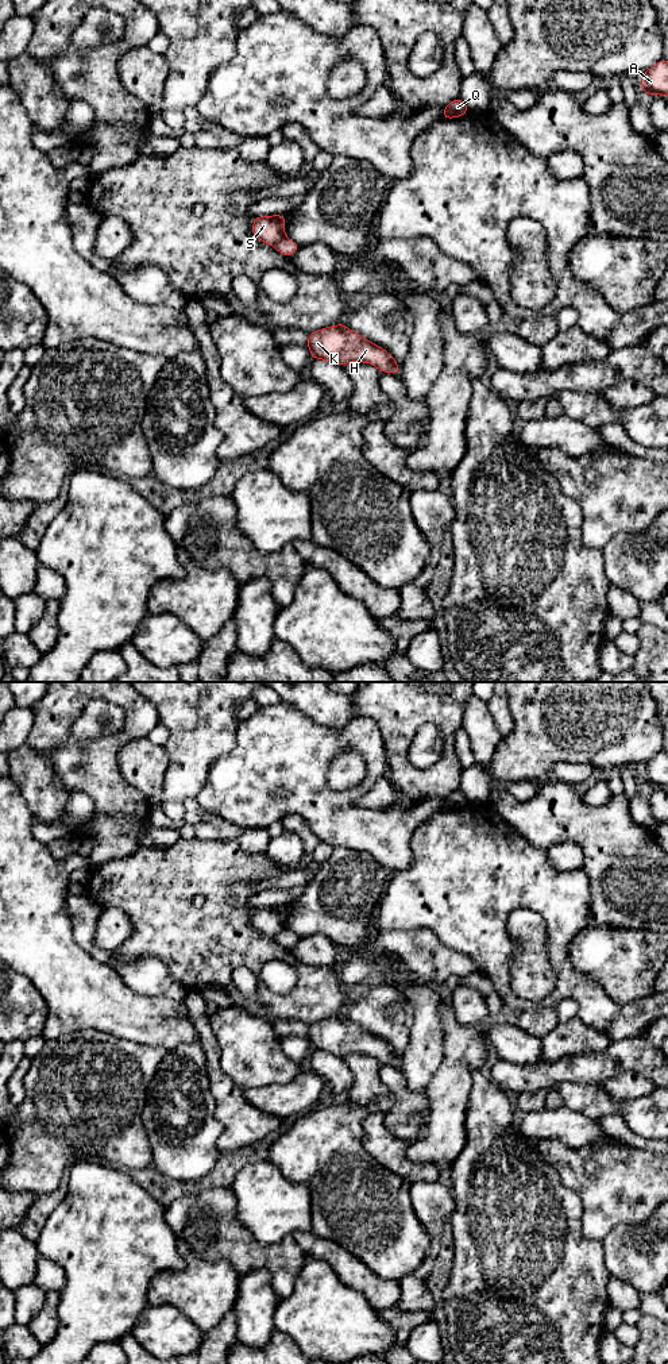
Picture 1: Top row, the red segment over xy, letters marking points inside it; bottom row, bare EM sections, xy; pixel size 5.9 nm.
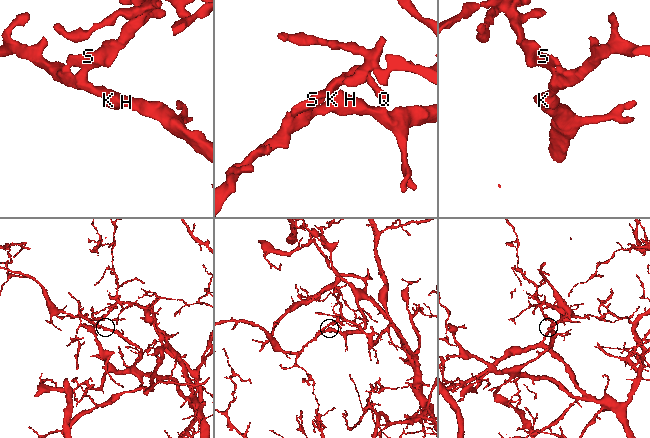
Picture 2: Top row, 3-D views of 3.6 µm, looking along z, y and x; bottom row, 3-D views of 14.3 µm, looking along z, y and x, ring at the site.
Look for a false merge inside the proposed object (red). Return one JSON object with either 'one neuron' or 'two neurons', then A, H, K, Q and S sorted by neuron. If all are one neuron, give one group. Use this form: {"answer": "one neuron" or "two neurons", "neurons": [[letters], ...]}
{"answer": "two neurons", "neurons": [["A", "H", "K"], ["Q", "S"]]}

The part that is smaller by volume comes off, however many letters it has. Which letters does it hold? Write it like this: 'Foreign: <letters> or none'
Foreign: Q, S

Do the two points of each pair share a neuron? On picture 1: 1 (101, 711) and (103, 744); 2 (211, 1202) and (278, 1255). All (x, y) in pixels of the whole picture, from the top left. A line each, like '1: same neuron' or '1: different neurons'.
1: different neurons
2: same neuron

